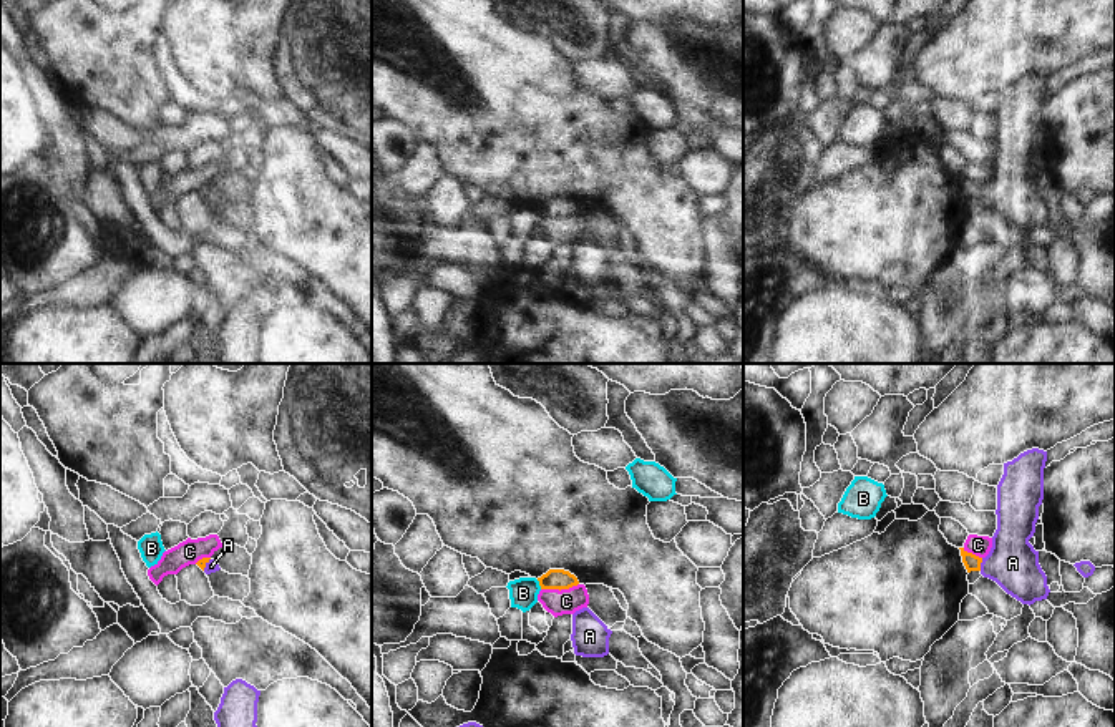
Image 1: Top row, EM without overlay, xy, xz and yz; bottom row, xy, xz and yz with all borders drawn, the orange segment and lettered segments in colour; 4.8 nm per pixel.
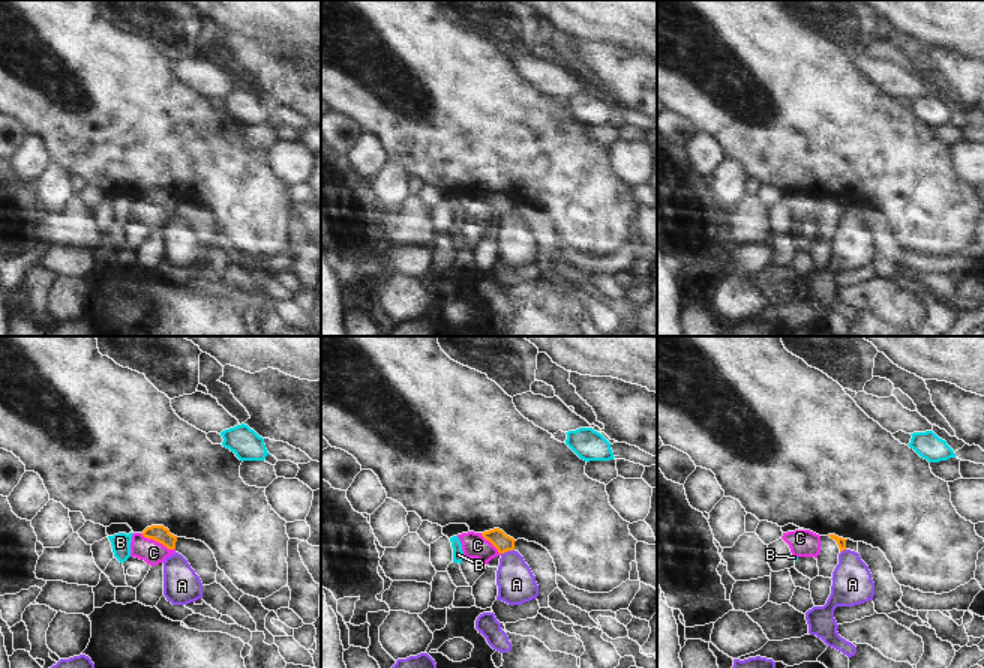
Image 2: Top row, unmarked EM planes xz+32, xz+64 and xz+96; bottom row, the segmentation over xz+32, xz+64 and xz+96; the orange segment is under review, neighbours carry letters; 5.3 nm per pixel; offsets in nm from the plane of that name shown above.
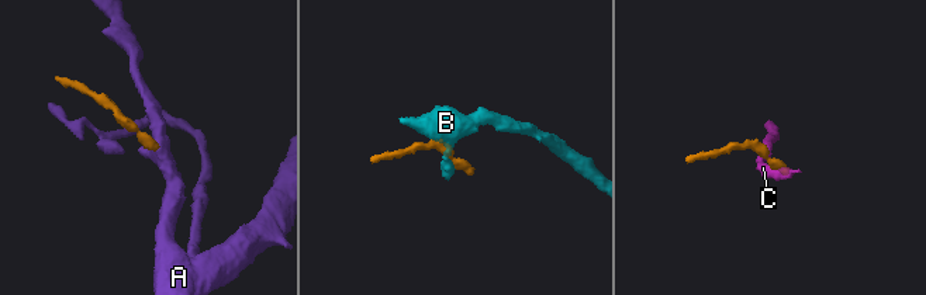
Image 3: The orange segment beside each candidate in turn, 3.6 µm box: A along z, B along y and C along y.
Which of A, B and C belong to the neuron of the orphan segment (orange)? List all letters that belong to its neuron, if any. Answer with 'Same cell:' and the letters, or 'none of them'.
Same cell: A

